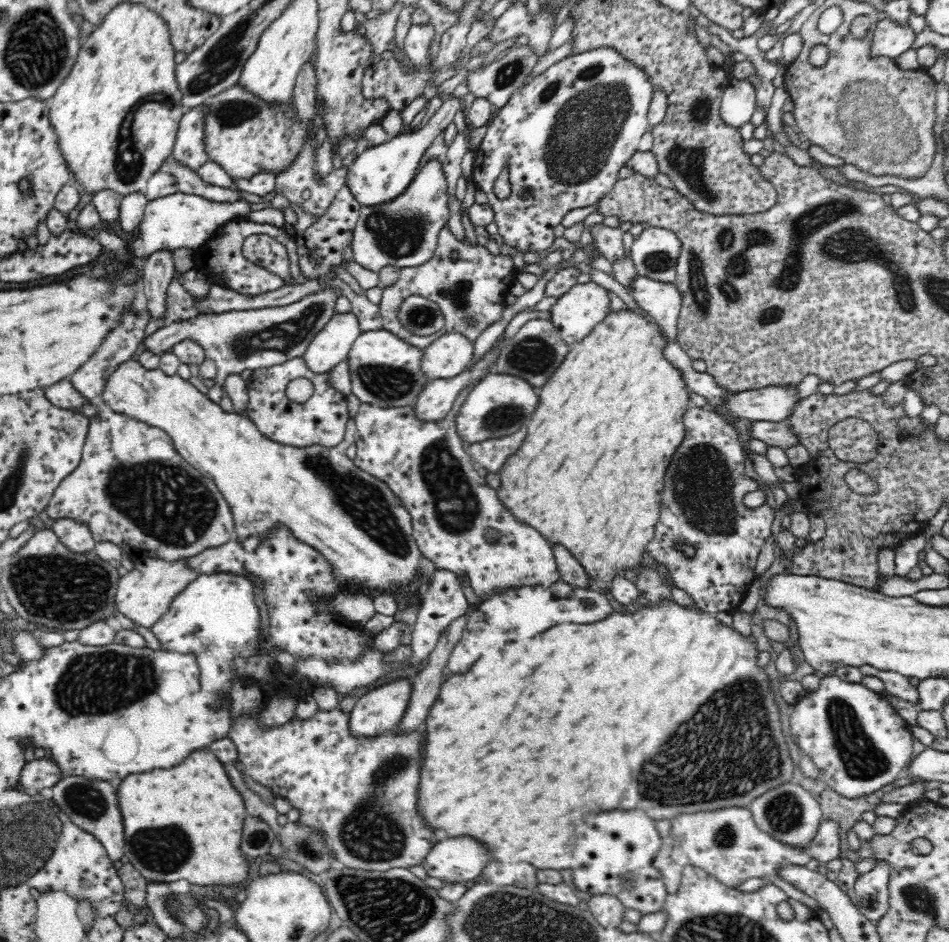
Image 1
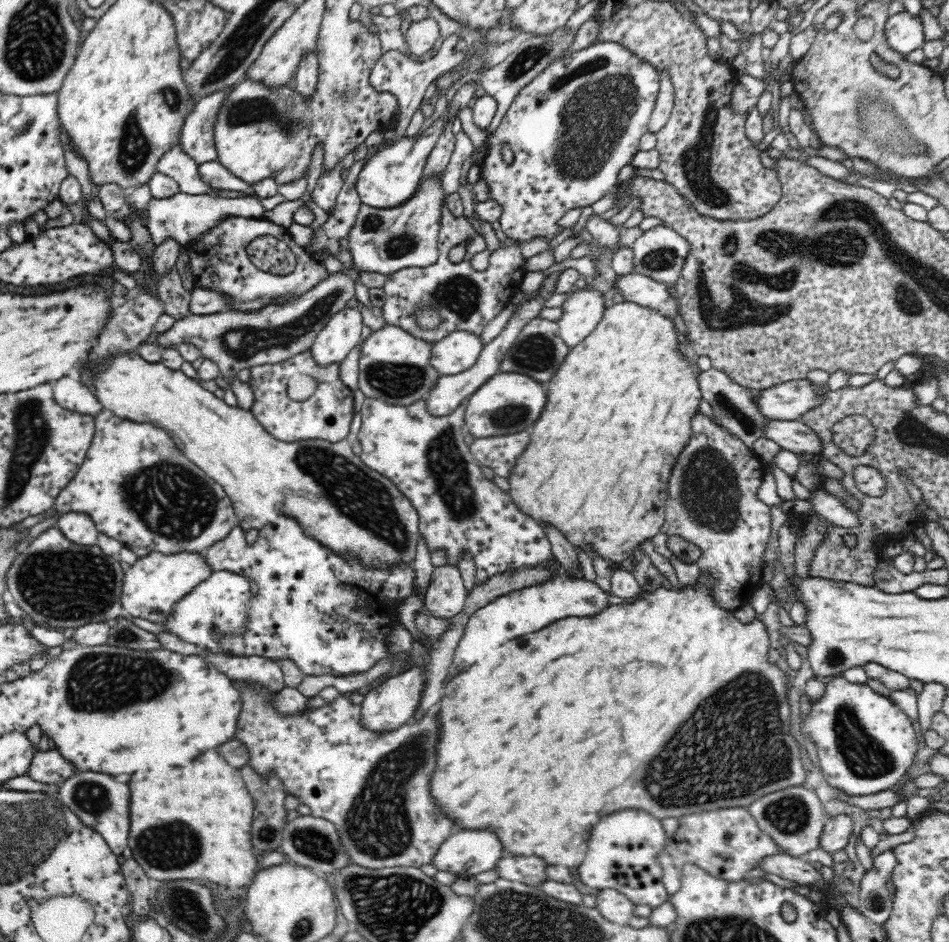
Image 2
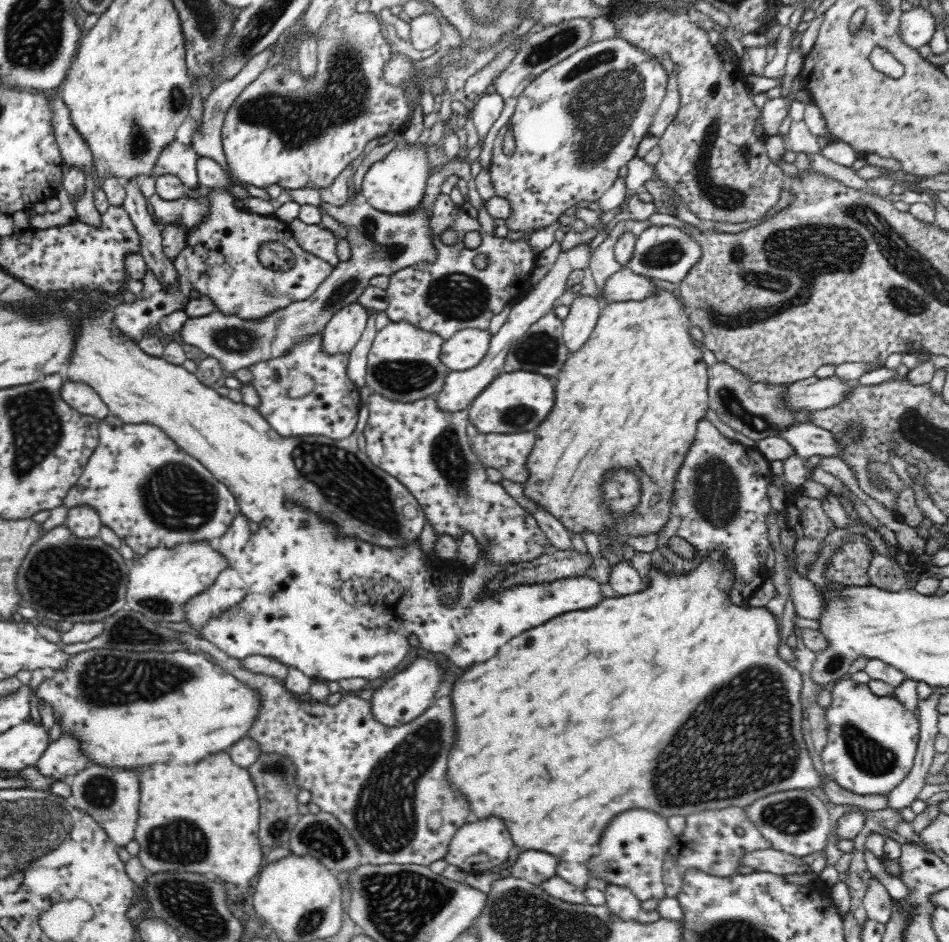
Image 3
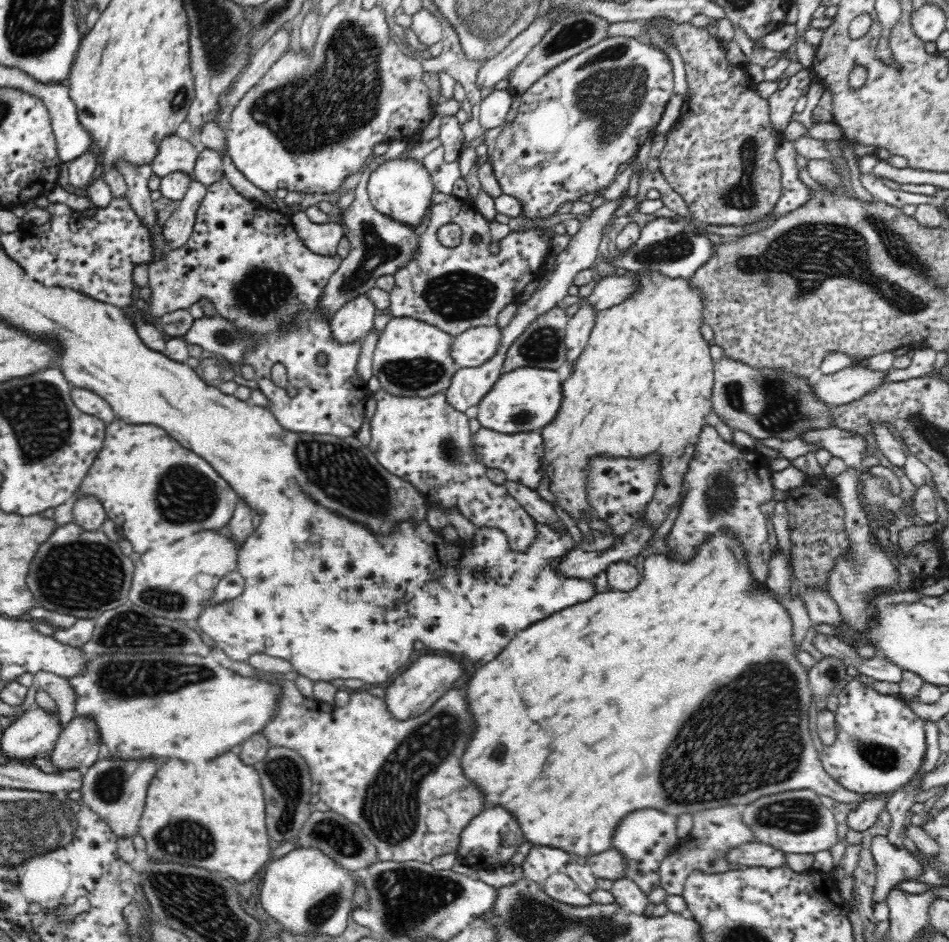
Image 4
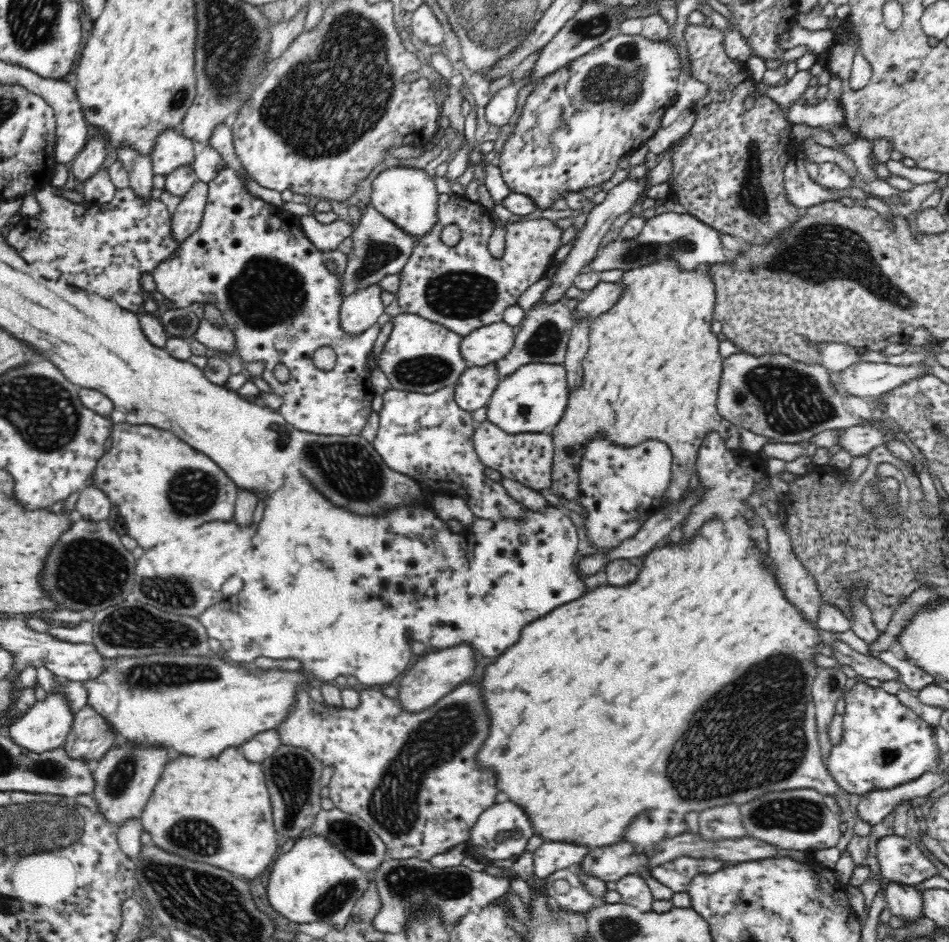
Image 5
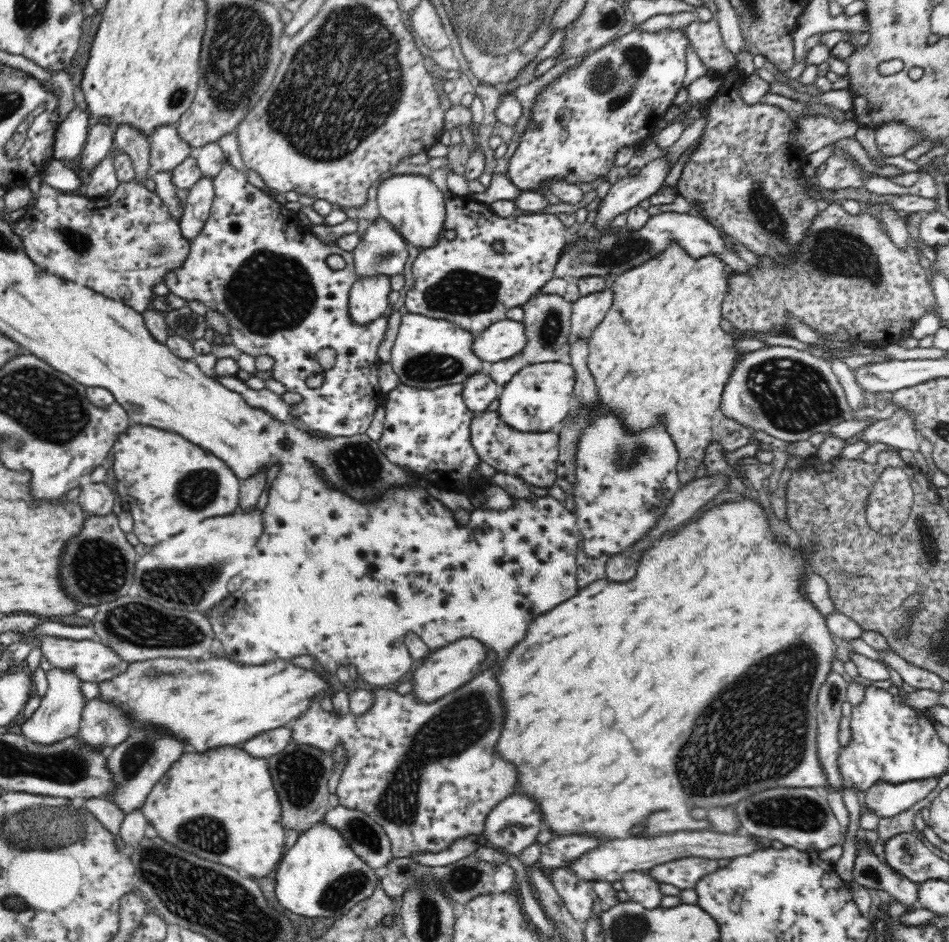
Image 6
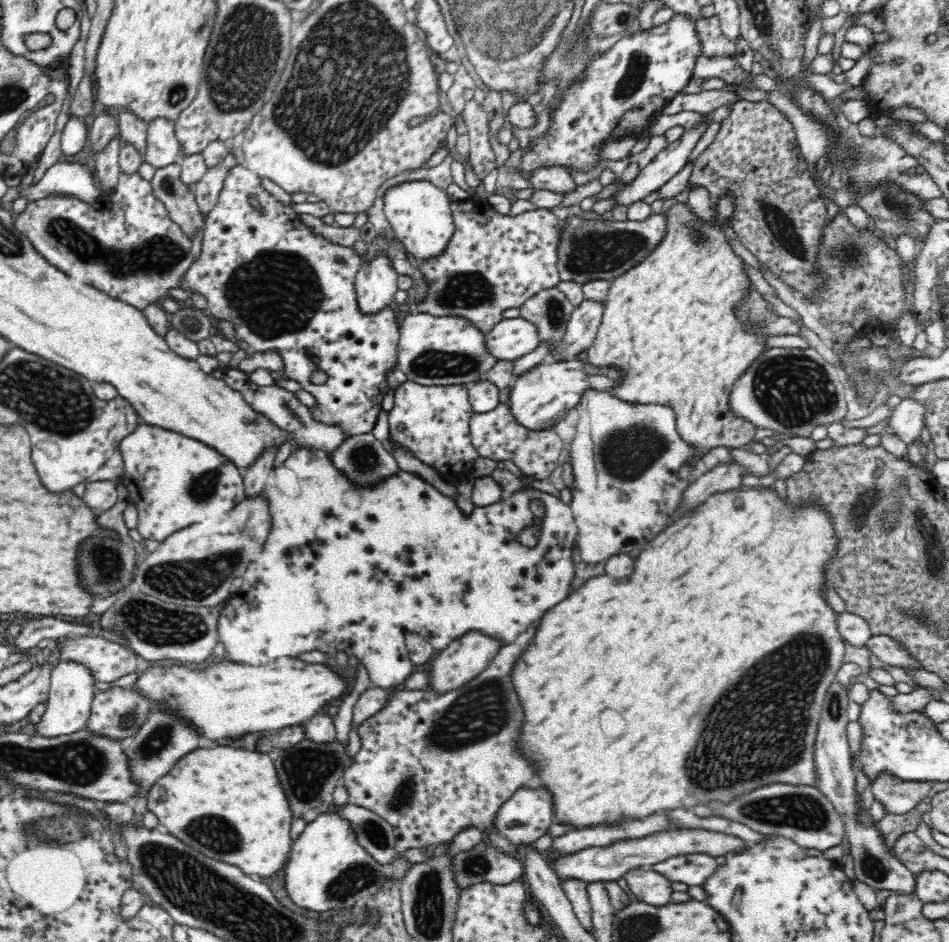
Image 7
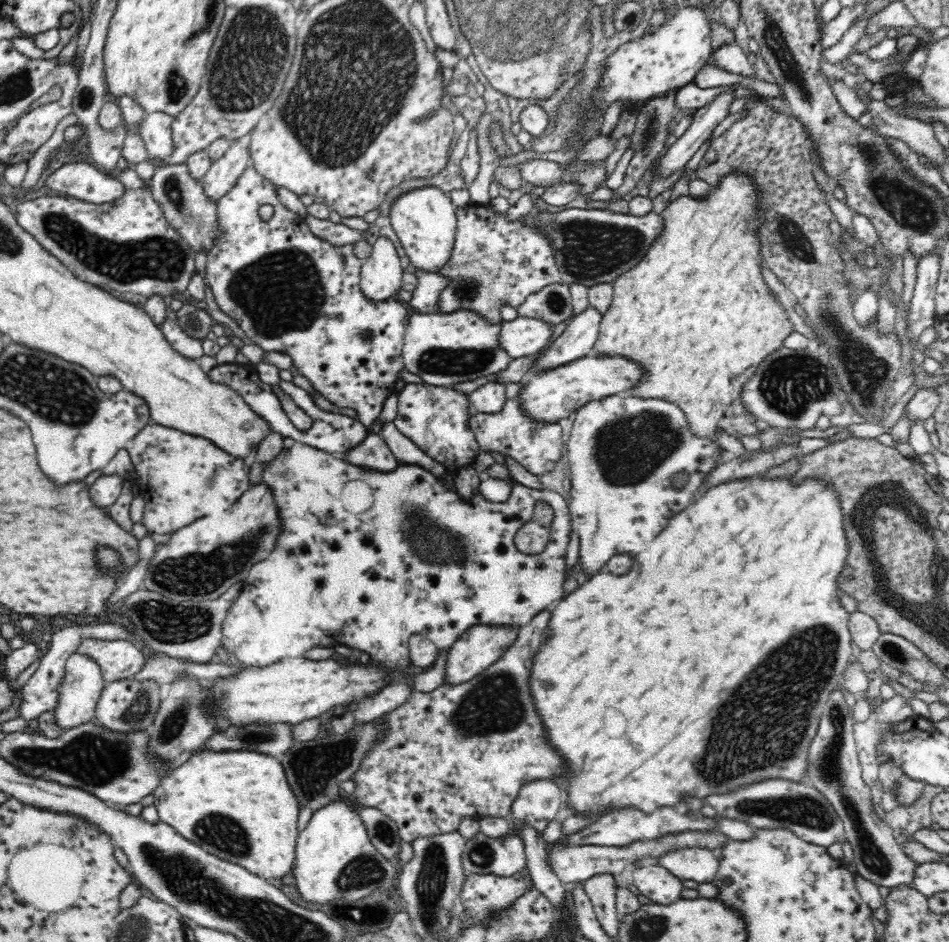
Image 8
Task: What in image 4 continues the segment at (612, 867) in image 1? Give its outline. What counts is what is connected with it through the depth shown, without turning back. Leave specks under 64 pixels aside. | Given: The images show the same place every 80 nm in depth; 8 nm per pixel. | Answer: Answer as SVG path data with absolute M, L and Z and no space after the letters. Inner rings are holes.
M638 810L622 818L612 834L610 848L616 849L622 855L624 863L624 874L620 878L636 883L636 887L640 887L640 891L646 896L660 886L659 866L669 850L679 843L676 836L676 819L660 810Z

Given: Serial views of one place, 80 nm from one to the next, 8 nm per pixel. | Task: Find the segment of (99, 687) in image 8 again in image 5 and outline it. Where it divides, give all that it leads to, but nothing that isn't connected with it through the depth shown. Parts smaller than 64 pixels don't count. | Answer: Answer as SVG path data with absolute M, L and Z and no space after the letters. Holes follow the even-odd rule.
M47 694L44 702L37 702L30 710L18 718L9 727L10 739L20 746L24 752L44 754L50 750L56 750L65 742L65 737L70 732L73 723L73 713L70 711L69 702L63 696L51 696Z

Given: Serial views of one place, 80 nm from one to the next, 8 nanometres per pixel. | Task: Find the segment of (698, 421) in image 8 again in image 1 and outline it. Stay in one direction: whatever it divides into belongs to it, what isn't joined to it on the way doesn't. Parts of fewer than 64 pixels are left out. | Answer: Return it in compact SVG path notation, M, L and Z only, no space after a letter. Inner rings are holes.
M629 309L612 311L605 319L597 324L580 342L571 344L569 352L556 372L550 376L544 386L537 390L538 402L532 412L532 418L527 422L526 436L520 448L512 456L508 456L506 462L498 468L500 486L496 488L498 501L510 511L510 515L532 529L536 529L553 548L554 545L562 545L568 549L578 563L584 567L584 573L588 578L608 585L618 575L624 575L629 570L638 570L644 563L645 546L654 536L656 522L660 518L661 492L668 464L672 461L672 454L684 440L684 423L682 422L685 412L688 410L688 387L680 375L680 371L674 369L668 359L662 357L662 348L667 345L659 334L658 323L648 323L636 312Z

